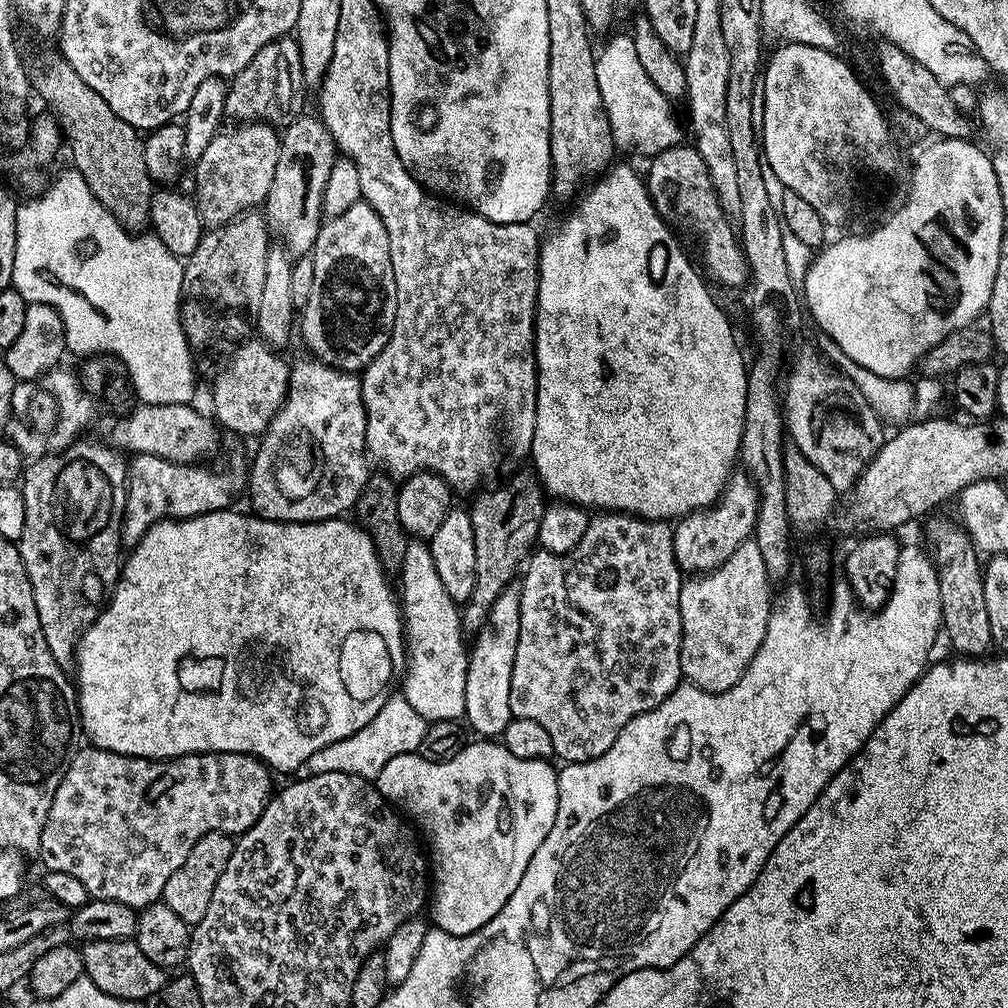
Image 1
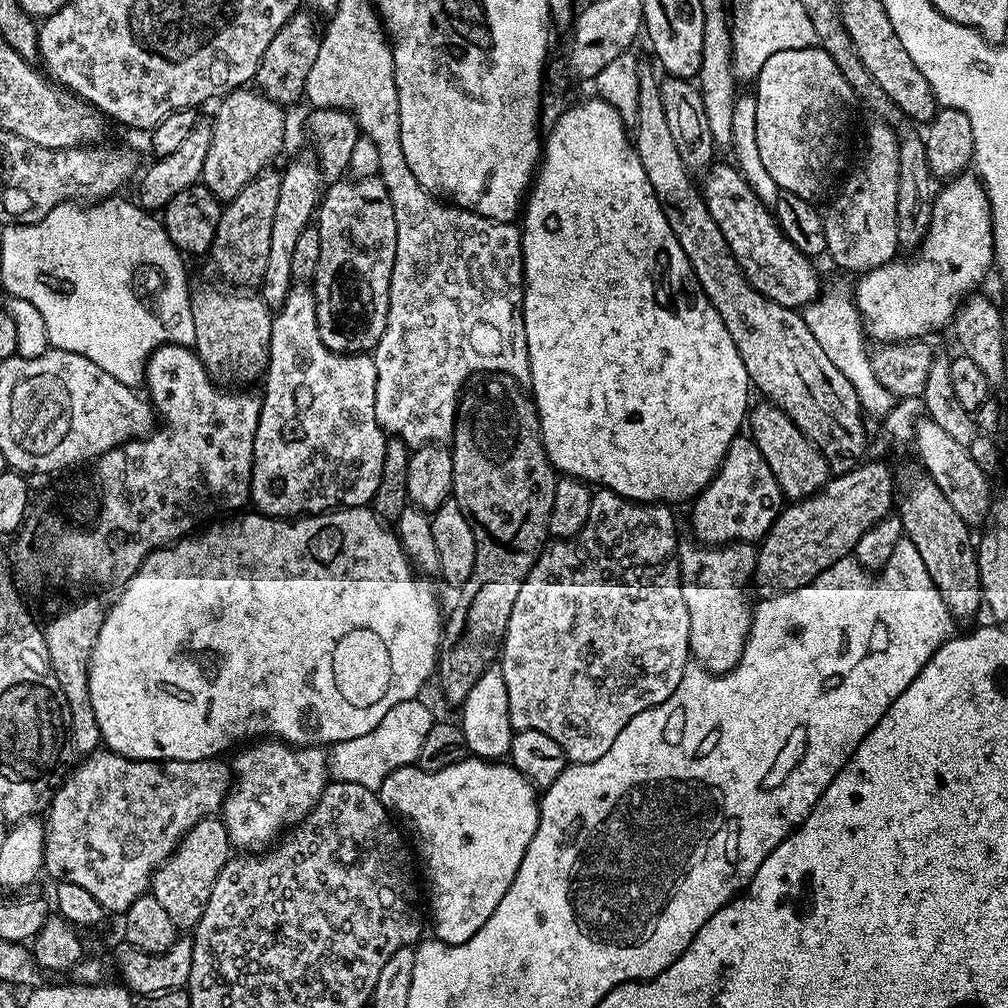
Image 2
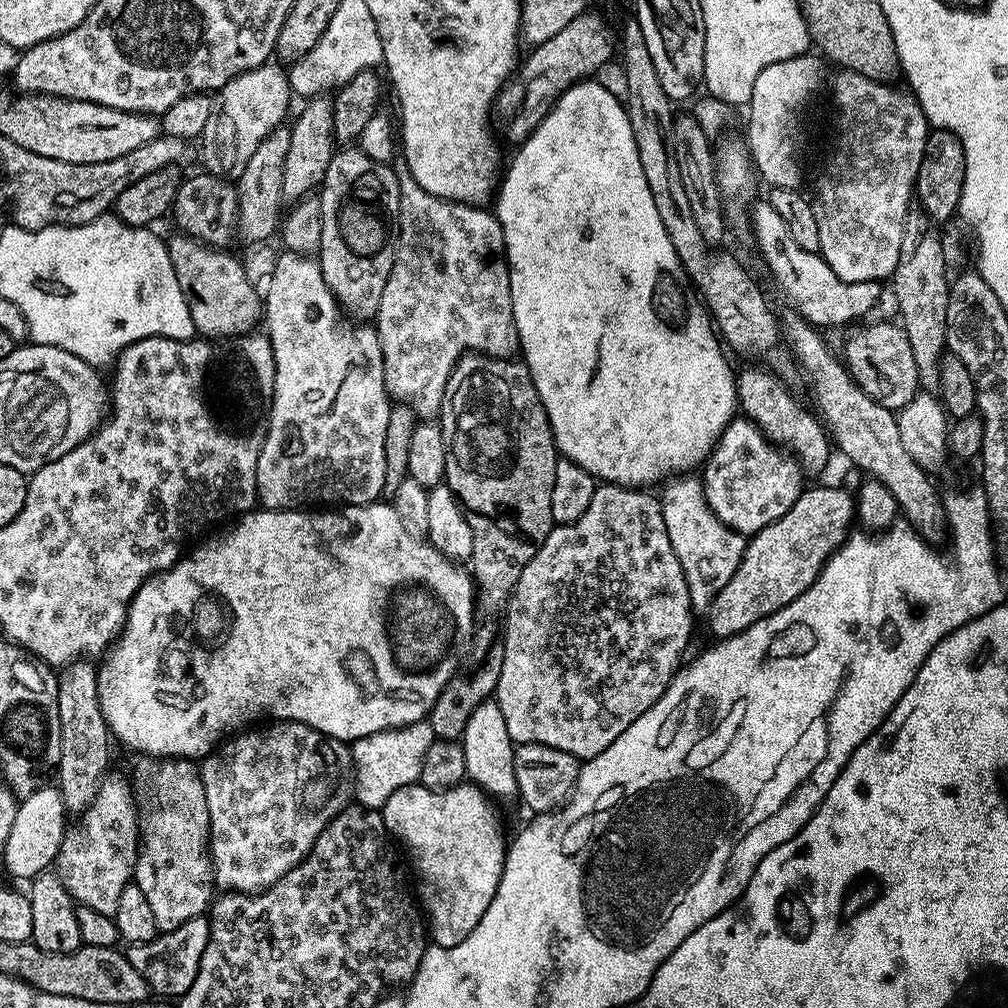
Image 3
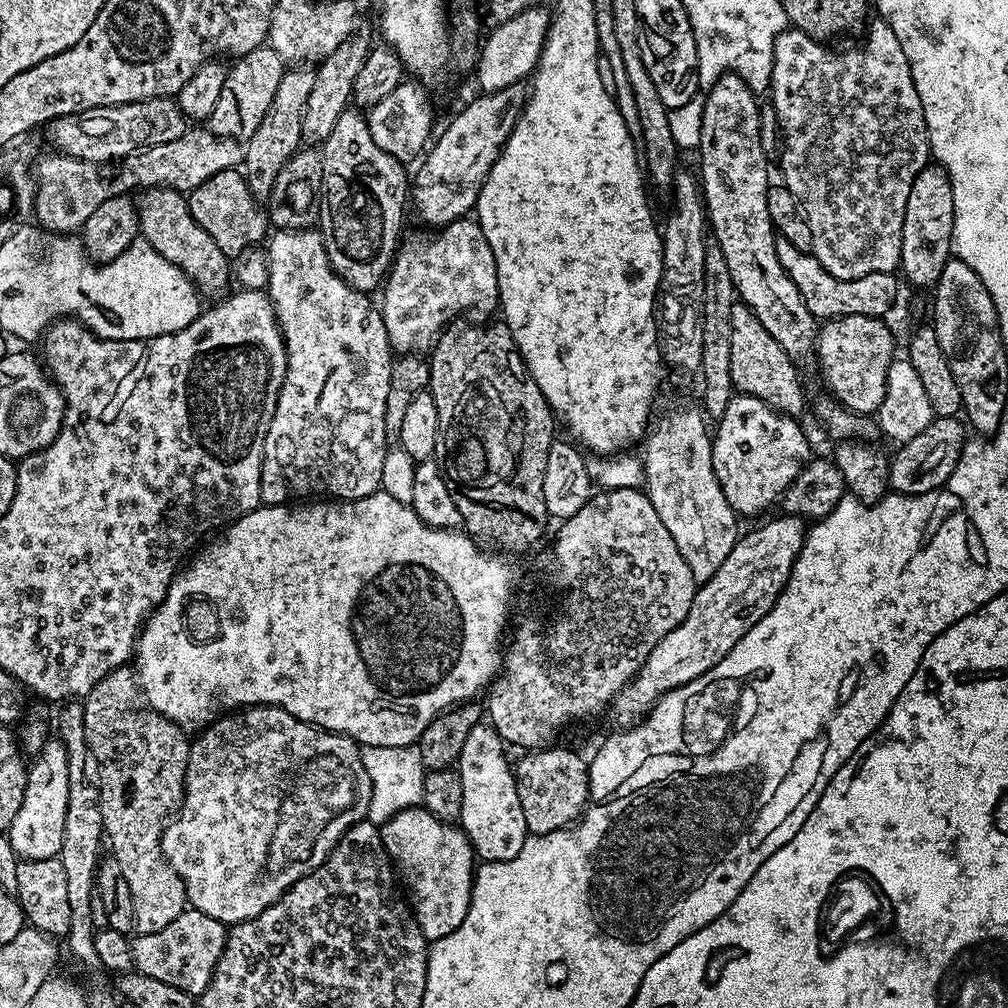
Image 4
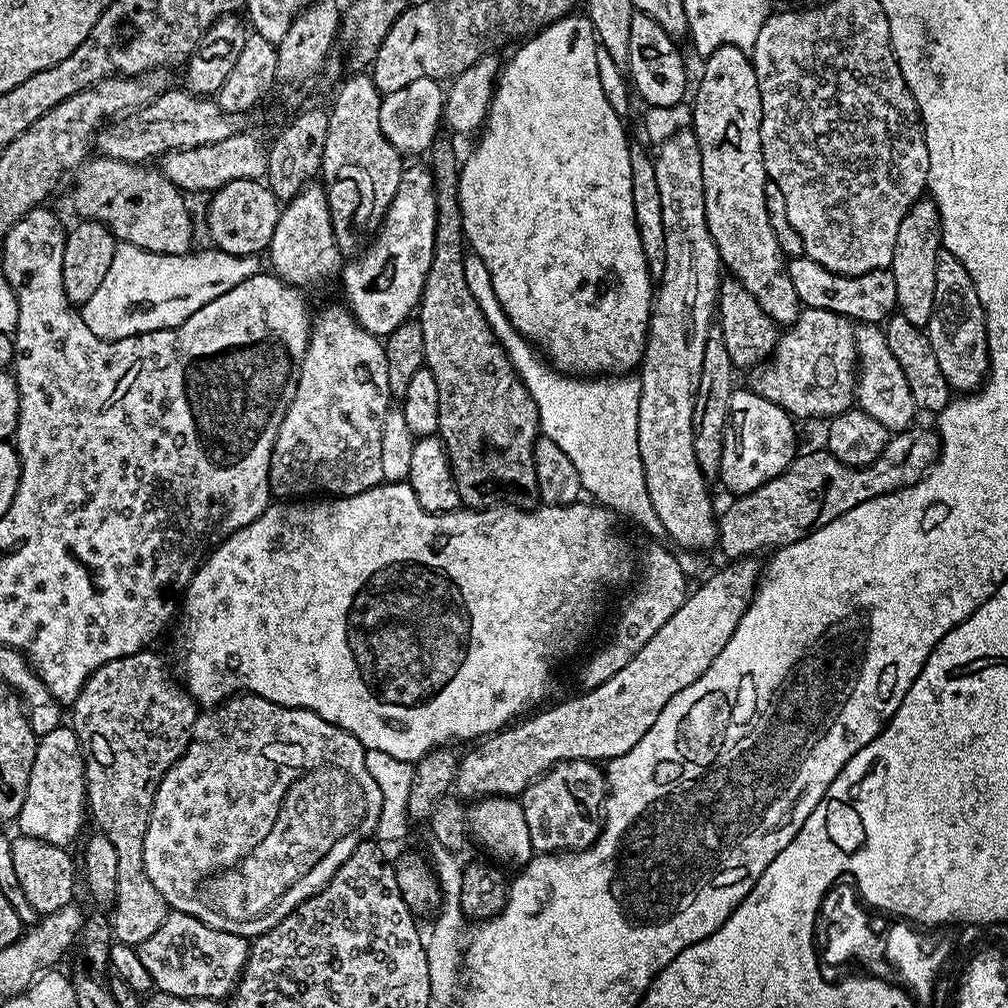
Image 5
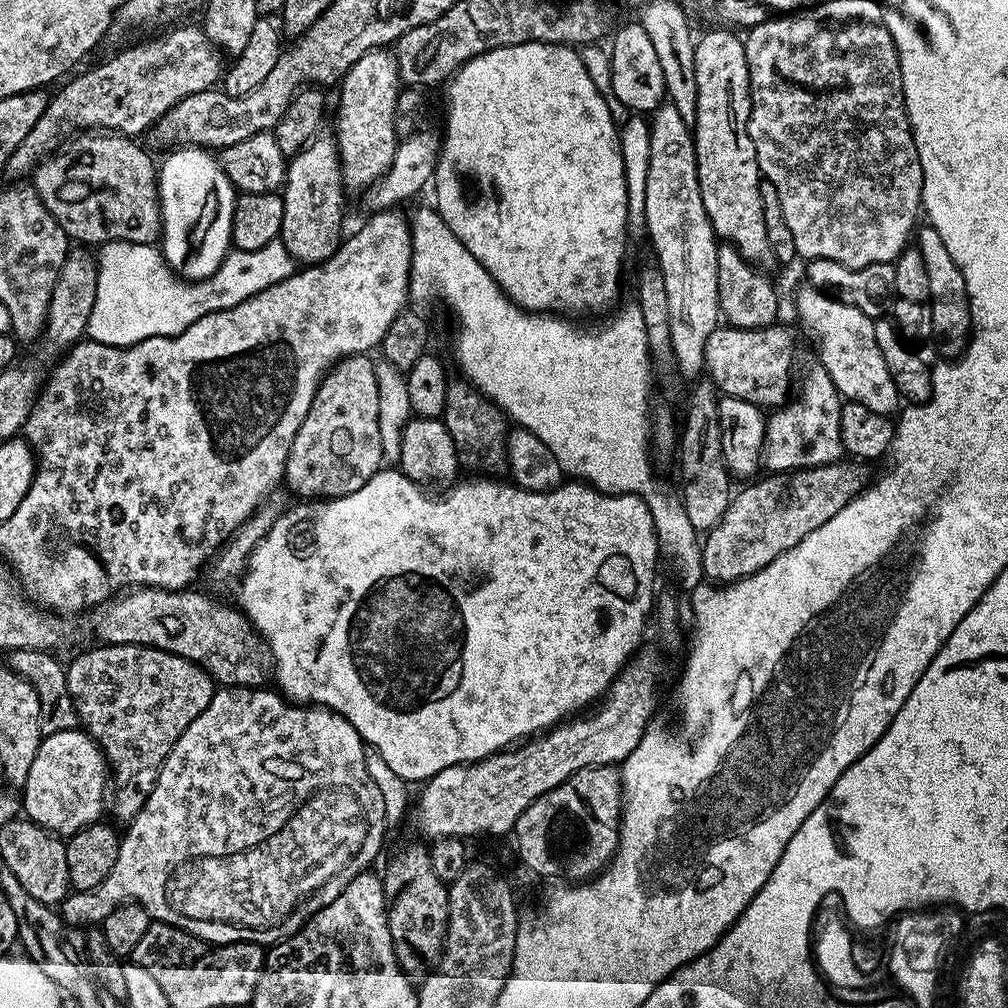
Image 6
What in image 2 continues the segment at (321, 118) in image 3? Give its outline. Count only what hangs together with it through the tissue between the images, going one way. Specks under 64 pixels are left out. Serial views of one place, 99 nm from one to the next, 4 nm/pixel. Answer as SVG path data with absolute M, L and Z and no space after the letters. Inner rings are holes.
M305 150L296 156L280 172L280 189L278 190L278 207L274 209L274 226L270 226L270 255L266 257L266 274L262 274L258 285L258 295L272 310L280 308L286 300L286 294L294 286L290 261L294 254L294 245L298 234L306 230L314 220L318 203L322 198L322 177L315 155Z

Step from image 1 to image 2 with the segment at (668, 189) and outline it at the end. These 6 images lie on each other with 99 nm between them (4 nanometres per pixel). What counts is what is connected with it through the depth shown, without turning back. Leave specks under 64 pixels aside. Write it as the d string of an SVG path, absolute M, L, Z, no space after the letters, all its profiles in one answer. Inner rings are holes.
M713 163L703 173L702 195L710 210L710 218L718 222L722 238L726 238L728 249L736 259L744 279L765 296L787 308L803 309L822 292L816 268L811 259L800 253L784 236L775 215L758 200L754 190L744 180L739 167Z

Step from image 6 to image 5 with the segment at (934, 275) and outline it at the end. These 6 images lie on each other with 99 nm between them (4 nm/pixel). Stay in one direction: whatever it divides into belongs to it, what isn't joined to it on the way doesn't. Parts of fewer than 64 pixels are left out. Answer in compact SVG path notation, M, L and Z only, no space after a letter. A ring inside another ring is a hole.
M941 251L935 271L935 289L933 313L926 331L930 346L934 346L934 354L938 357L938 367L957 393L975 393L988 378L988 335L986 314L982 302L978 302L974 278L966 274L966 266L962 266L954 254Z

